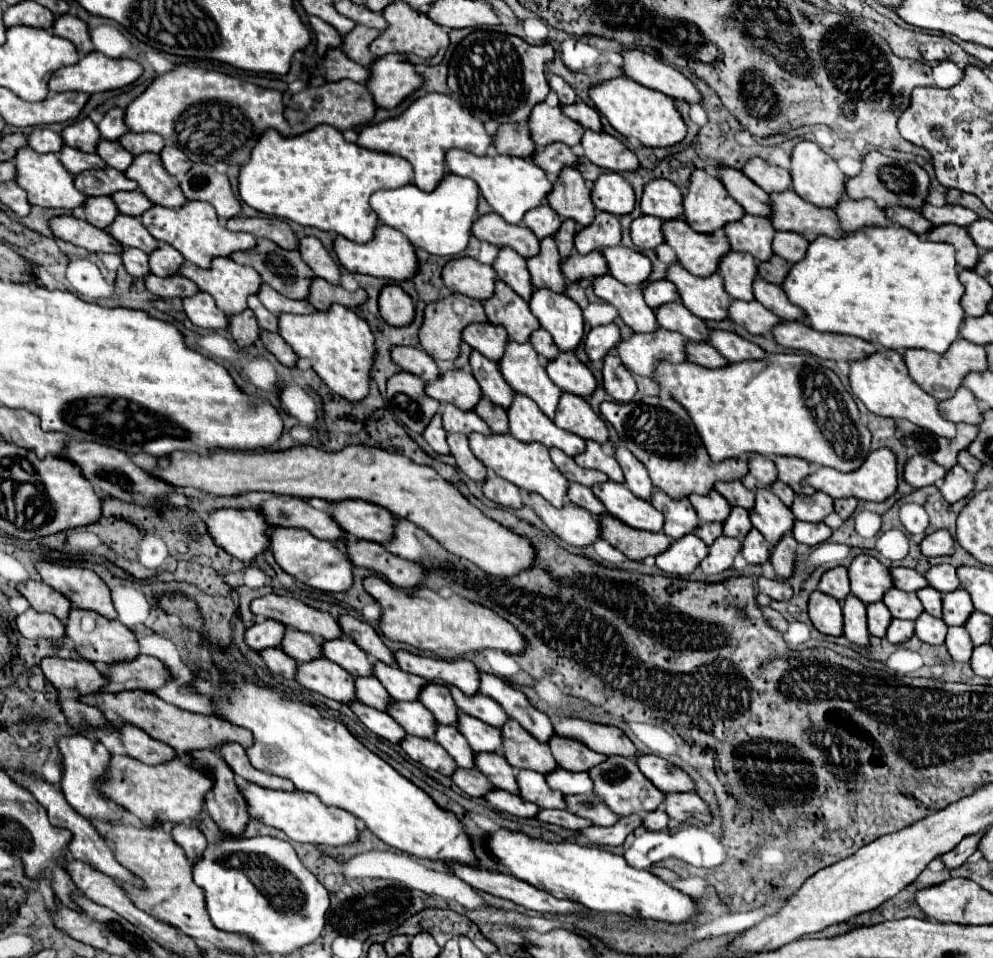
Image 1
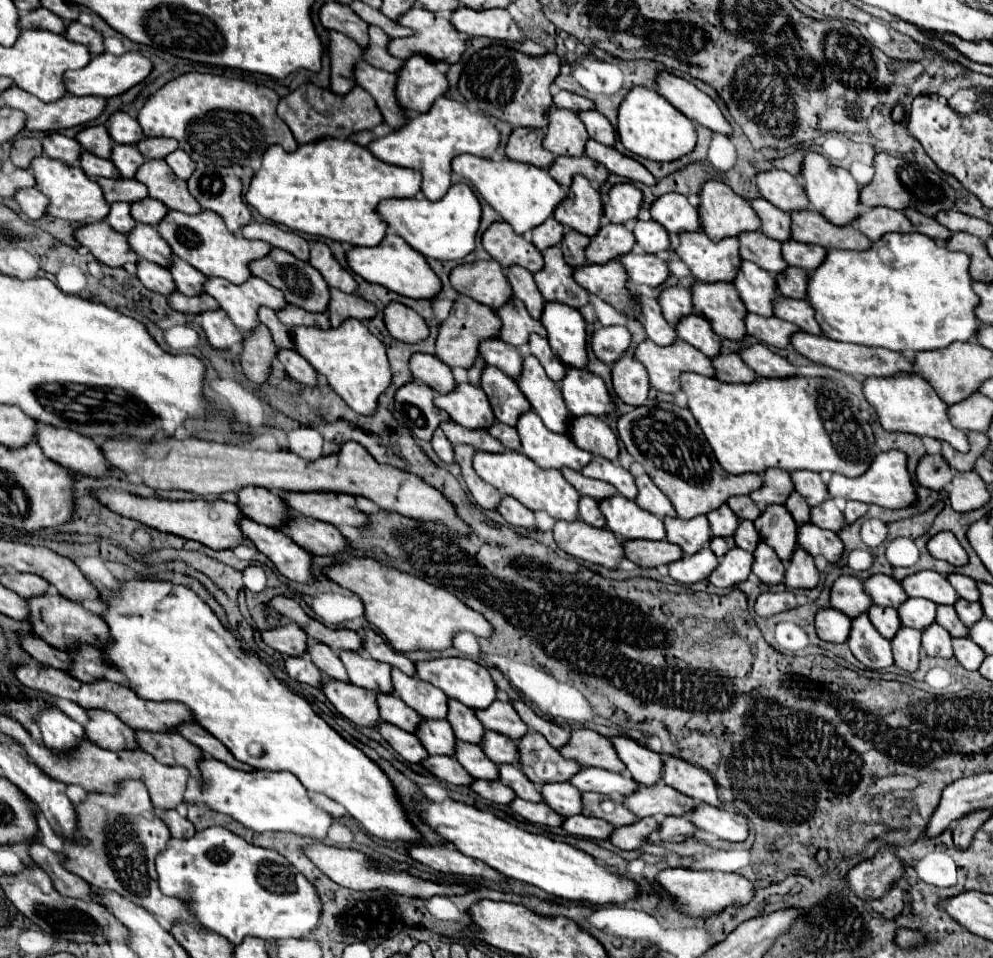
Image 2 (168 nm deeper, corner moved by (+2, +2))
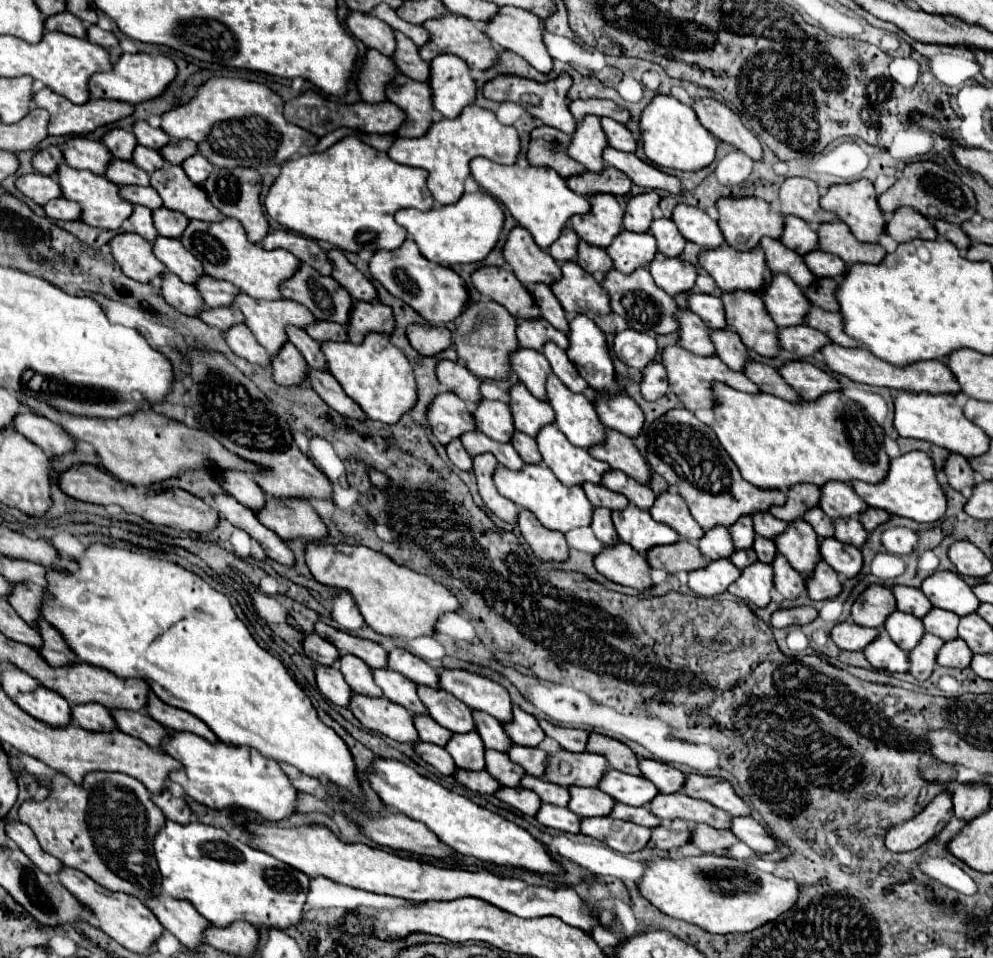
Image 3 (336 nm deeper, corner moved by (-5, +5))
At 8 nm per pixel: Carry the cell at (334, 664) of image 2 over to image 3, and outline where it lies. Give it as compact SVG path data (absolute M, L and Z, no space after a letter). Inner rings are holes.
M340 654L338 662L340 662L340 672L344 674L344 680L354 692L364 696L382 696L380 688L372 680L368 664L364 664L360 658L352 654Z

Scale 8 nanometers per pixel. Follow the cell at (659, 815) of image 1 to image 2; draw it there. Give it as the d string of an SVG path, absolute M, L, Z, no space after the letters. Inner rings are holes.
M689 815L665 817L665 821L661 823L661 829L659 829L659 837L669 843L683 843L683 841L695 837L697 831L699 829L693 825L693 821L689 821Z

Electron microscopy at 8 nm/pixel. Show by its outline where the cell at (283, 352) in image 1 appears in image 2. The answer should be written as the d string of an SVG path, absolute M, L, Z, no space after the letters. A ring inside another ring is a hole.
M281 349L277 359L285 365L285 371L291 379L295 379L307 387L317 387L317 371L297 351Z

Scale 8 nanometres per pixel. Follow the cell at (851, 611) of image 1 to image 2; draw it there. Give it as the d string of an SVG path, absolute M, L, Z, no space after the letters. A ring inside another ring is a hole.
M859 615L853 619L851 635L849 635L851 653L867 667L867 669L887 669L893 665L891 643L879 635L879 631L871 625L867 615Z

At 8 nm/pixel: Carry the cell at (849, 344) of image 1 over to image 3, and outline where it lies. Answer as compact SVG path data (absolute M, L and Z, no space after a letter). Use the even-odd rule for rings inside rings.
M826 344L820 348L826 366L842 376L848 376L854 382L862 384L872 384L872 386L886 386L894 390L908 390L908 392L958 392L960 386L954 380L952 372L946 368L942 360L922 360L914 362L910 366L894 366L890 362L884 362L882 358L876 358L872 352L864 348L844 348L838 344Z

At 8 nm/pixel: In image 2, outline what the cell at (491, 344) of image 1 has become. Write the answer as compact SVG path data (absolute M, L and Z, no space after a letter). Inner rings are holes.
M501 339L483 341L479 351L489 365L499 367L505 375L509 375L515 381L519 379L519 375L523 371L523 351L519 351L517 347L505 343Z

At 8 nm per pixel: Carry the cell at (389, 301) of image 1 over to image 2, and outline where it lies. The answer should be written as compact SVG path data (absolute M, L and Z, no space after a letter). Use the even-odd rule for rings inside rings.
M391 303L385 309L385 325L391 337L395 337L397 341L421 343L425 341L425 337L429 337L429 327L423 317L401 303Z

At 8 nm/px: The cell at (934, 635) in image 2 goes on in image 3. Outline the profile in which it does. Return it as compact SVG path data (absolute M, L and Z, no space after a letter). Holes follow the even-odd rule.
M954 638L942 644L938 652L938 664L940 666L952 666L952 668L966 668L972 660L972 650L962 638Z

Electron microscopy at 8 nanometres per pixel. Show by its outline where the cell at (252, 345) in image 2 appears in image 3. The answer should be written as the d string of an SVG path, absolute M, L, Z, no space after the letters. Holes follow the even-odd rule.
M284 342L280 352L276 356L272 356L272 360L270 360L272 380L280 386L294 386L294 384L304 382L306 368L308 368L306 360L290 342Z

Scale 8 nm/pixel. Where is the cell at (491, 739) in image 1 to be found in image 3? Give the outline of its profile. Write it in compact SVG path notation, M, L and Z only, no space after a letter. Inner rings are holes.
M512 744L508 748L508 758L512 762L516 762L518 766L522 766L526 770L526 774L542 778L548 754L538 746L532 748L532 746L516 746L516 744Z

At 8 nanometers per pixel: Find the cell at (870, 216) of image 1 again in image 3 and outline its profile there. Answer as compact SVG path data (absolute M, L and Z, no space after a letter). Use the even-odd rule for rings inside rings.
M908 208L892 212L892 218L886 220L884 230L896 242L908 242L912 238L924 238L924 240L938 238L932 222L922 214L916 214L916 210L908 210Z

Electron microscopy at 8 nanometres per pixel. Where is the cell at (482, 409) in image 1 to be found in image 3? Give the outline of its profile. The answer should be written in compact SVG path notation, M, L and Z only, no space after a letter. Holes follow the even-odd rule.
M514 432L510 442L526 464L540 464L540 452L536 450L536 442L532 436L522 434L522 432Z

